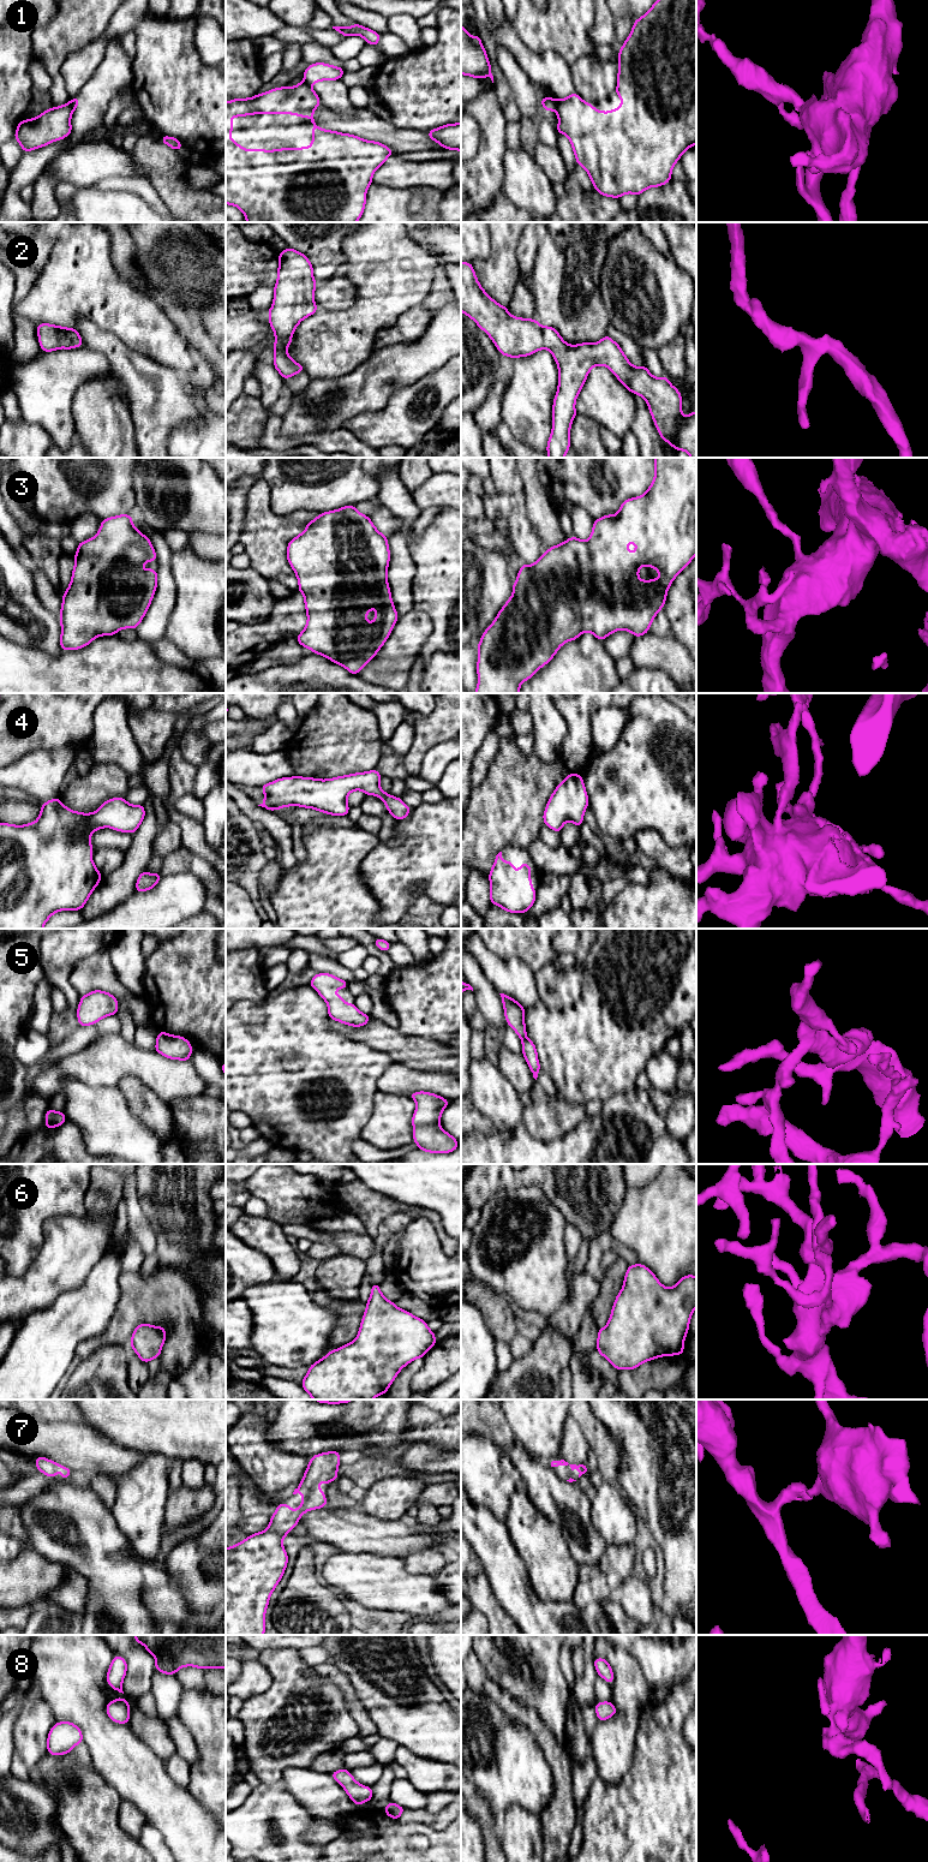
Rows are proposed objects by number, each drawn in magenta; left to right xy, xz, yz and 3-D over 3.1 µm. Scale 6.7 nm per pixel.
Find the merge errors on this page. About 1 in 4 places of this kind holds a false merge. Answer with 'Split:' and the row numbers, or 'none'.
Split: 1

